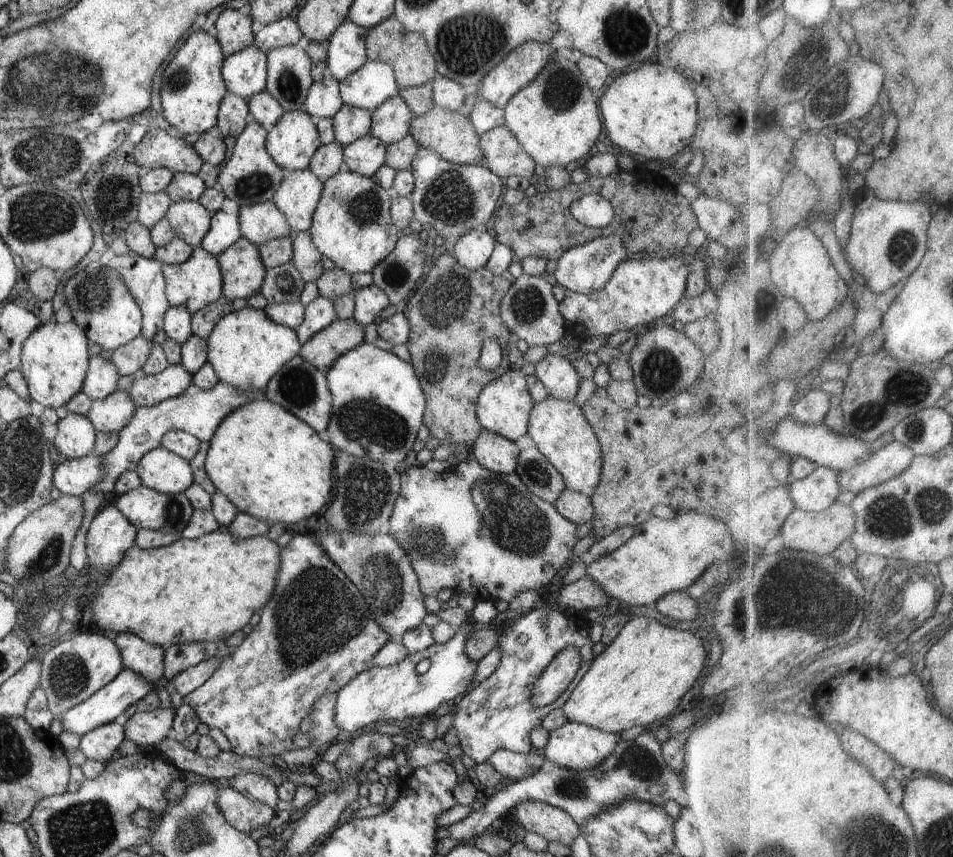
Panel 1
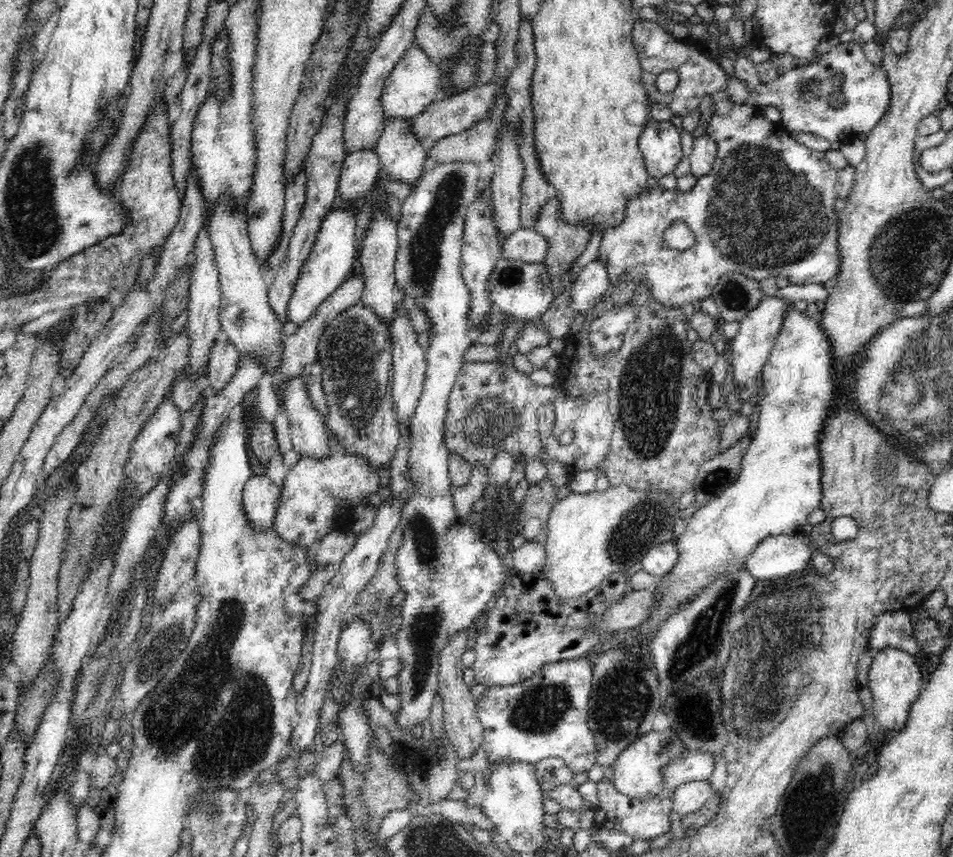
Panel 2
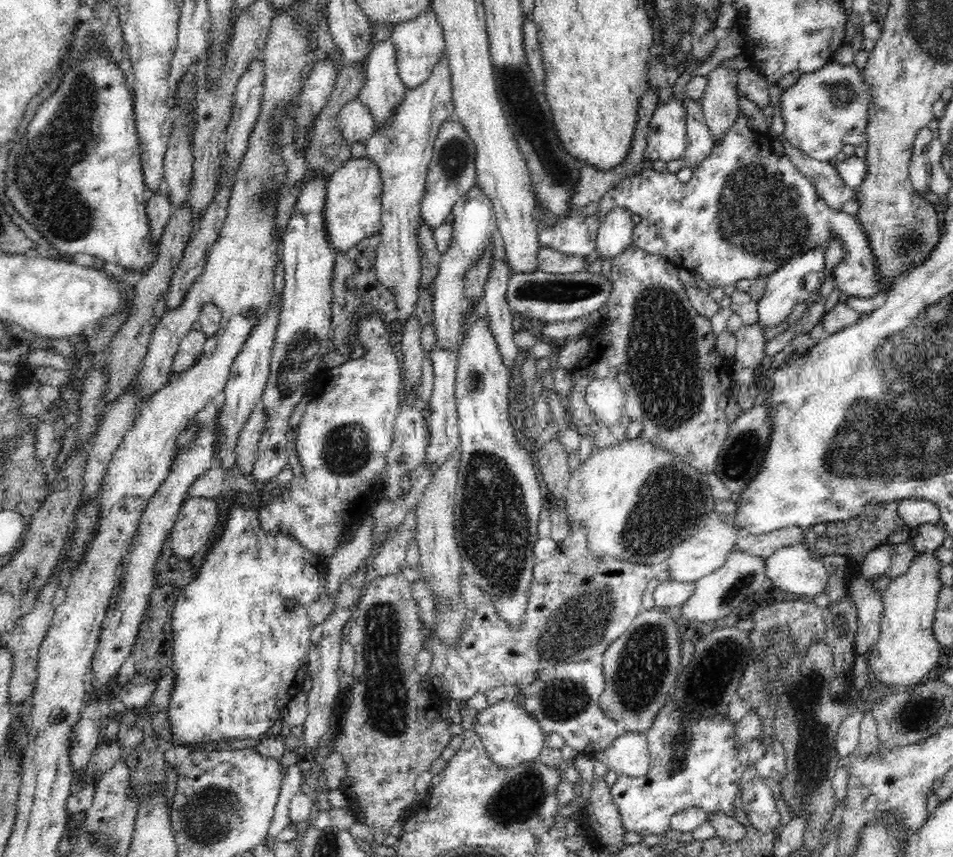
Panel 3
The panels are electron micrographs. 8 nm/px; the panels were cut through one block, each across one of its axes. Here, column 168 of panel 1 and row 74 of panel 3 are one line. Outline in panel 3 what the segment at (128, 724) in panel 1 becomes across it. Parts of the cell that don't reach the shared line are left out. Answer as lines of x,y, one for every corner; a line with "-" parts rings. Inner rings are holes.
720,64
706,77
708,81
701,97
701,109
716,145
739,115
738,72

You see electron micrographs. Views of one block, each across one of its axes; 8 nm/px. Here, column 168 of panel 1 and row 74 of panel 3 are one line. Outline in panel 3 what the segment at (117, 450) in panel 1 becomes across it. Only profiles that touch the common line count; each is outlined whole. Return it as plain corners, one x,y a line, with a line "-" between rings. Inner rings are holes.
432,8
412,20
401,23
395,26
389,39
393,41
397,52
397,69
402,82
407,89
418,88
428,80
436,63
446,52
444,30

